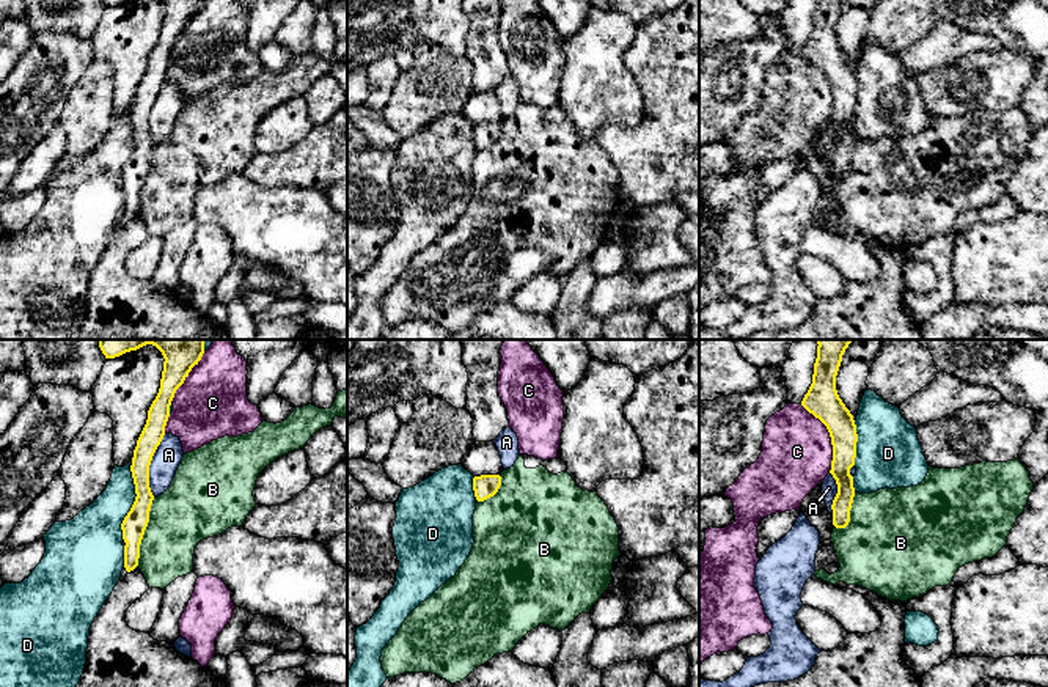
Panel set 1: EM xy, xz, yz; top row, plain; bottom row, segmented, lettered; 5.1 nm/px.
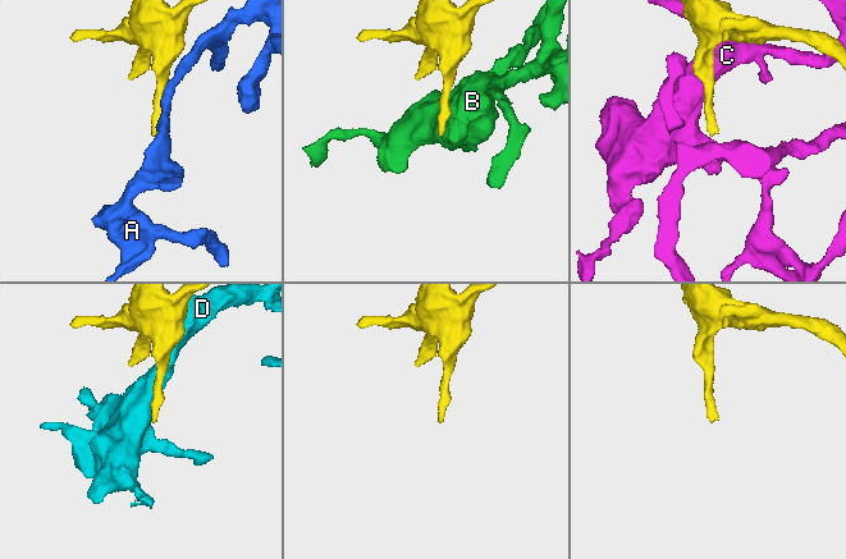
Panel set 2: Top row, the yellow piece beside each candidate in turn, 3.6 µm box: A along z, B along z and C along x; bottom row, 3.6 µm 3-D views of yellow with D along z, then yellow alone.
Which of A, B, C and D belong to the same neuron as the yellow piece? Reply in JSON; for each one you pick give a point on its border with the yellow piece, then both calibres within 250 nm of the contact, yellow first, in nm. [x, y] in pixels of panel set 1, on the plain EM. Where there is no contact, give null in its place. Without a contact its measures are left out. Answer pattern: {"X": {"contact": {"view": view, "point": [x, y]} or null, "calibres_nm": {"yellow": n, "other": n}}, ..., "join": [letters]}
{"join": []}

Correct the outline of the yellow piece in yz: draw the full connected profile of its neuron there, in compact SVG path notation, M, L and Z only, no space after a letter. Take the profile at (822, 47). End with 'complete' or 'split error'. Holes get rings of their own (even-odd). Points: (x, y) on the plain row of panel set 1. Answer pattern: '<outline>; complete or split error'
M817 0L812 31L801 53L819 66L828 77L833 93L830 121L836 127L837 141L833 148L833 173L845 176L850 170L850 157L855 145L850 116L856 105L856 72L836 38L836 24L844 0Z; complete

